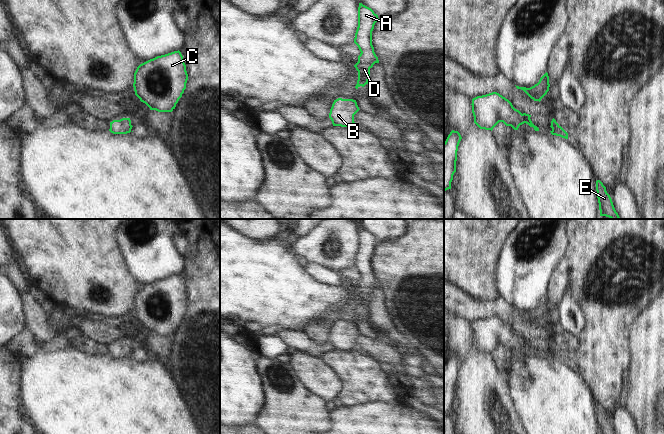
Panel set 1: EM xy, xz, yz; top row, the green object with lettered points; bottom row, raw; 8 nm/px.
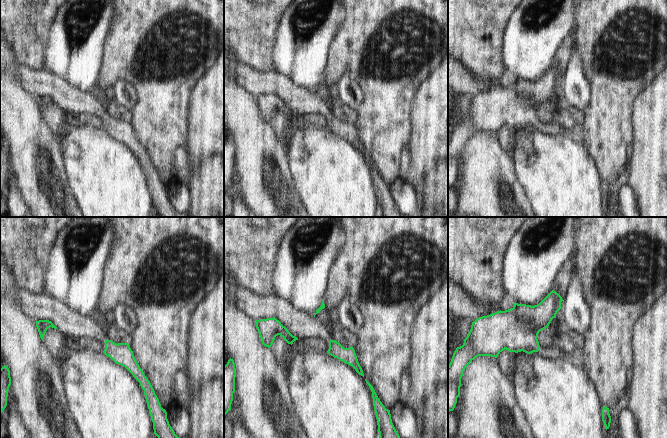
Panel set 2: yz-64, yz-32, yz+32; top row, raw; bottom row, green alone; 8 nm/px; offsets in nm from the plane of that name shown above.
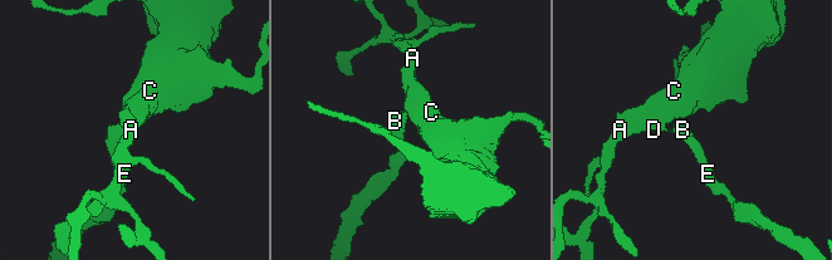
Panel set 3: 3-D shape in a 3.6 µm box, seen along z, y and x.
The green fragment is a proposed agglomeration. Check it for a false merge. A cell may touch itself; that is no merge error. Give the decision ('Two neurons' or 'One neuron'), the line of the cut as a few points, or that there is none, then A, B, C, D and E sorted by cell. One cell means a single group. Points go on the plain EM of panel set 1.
Two neurons. Split along yz (552, 354), (554, 358). Groups: A C D / B E.

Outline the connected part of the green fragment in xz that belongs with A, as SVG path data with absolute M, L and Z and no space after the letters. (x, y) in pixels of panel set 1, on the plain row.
M359 227L358 251L354 262L354 267L361 276L358 280L358 286L354 289L358 295L356 313L368 308L370 293L375 287L379 287L372 269L372 255L378 243L378 239L371 232Z

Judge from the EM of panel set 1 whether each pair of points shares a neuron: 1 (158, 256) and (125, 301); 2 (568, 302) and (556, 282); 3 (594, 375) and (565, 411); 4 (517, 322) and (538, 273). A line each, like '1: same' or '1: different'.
1: different
2: different
3: different
4: different

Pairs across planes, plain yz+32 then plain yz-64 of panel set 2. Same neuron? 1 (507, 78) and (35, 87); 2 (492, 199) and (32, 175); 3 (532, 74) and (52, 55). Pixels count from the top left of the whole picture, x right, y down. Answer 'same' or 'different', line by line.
1: same
2: same
3: same

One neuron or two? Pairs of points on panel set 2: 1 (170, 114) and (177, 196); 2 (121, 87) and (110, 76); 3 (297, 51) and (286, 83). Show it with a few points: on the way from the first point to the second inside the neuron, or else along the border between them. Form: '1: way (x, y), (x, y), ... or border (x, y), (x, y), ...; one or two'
1: border (176, 175), (166, 185); two
2: border (112, 86), (119, 79), (126, 79), (137, 92); two
3: border (276, 70), (286, 75), (296, 85), (308, 89); two

